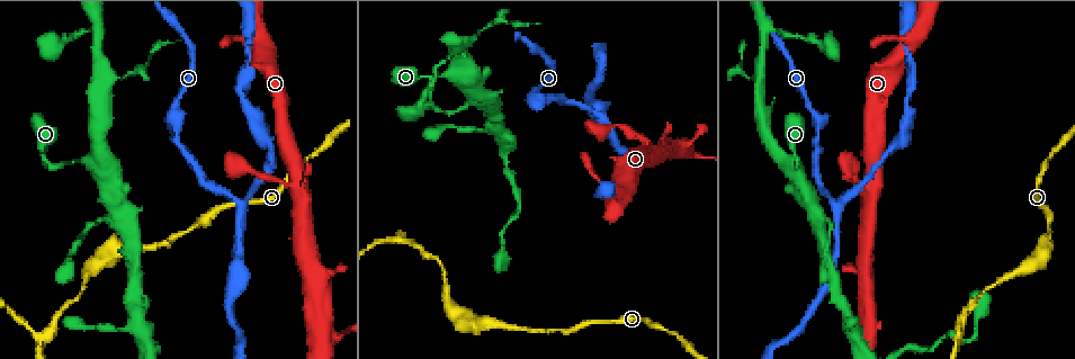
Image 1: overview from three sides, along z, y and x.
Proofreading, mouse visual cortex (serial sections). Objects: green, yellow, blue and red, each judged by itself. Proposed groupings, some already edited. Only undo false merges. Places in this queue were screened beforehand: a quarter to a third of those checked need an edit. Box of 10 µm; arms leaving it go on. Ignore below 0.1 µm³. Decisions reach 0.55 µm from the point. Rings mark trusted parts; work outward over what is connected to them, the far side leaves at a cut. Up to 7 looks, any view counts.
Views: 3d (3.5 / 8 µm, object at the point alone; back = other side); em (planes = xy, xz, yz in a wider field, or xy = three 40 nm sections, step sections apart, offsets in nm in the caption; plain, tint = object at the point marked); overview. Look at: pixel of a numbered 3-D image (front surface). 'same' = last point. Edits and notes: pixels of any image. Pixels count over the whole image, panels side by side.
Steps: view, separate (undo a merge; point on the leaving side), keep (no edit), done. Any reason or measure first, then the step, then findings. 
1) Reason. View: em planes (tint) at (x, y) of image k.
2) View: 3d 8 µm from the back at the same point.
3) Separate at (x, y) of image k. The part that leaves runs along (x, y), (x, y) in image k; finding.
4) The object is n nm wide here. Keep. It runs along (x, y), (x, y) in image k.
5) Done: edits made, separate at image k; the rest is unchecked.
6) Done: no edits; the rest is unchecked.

Three arms meet. View: 3d 8 µm from the back at (600, 118) of image 1.

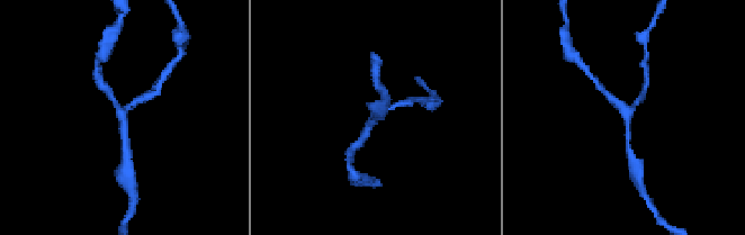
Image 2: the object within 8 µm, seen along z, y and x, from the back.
Zoom in. View: 3d 3.5 µm at the same point.

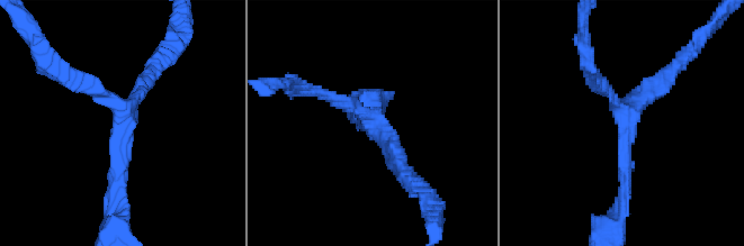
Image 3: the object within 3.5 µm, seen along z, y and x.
3 arms meet here; the arms are 200, 250, 250 nm wide. View: em planes (tint) at (374, 122) of image 3.

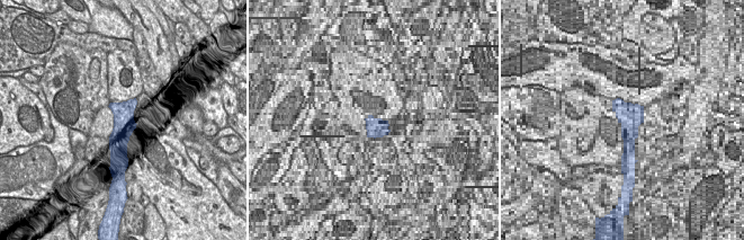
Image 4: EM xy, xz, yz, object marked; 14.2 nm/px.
The object is 320 nm wide here. Keep. It runs along (133, 101), (124, 112), (118, 159) in image 4; continuous, no second cell.

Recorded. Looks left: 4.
Sharp bend. View: 3d 8 µm at (790, 165) of image 1.

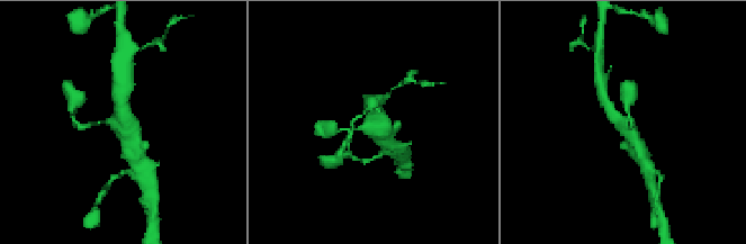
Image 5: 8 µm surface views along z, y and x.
3 arms meet here; the arms are 100, 400, 450 nm wide; now the EM. View: em planes (tint) at the same point.

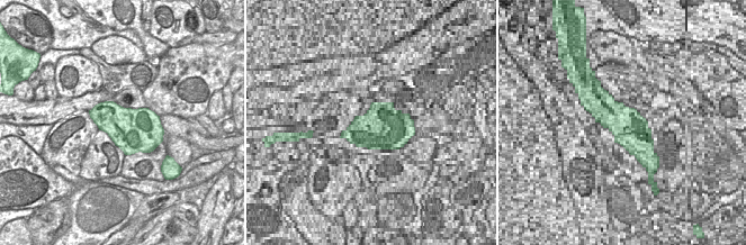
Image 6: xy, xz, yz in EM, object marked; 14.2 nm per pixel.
Keep. It runs along (87, 126), (117, 123), (133, 151) in image 5; one cell here.

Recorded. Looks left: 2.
Abrupt turn. View: 3d 3.5 µm at (38, 333) of image 1.

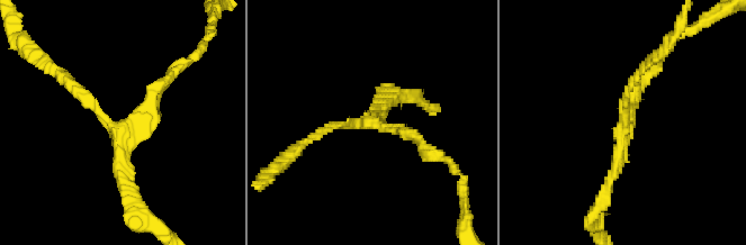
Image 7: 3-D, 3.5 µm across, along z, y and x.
Shape alone is not enough. View: em planes (tint) at (123, 123) of image 7.

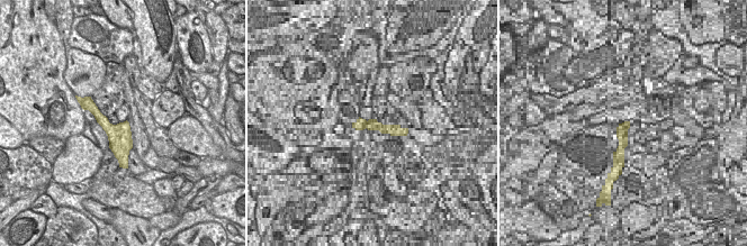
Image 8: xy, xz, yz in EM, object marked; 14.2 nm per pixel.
Keep. It runs along (91, 106), (119, 138), (124, 161) in image 8; continuous, no second cell.

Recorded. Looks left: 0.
Done: no edits; the rest is unchecked.

